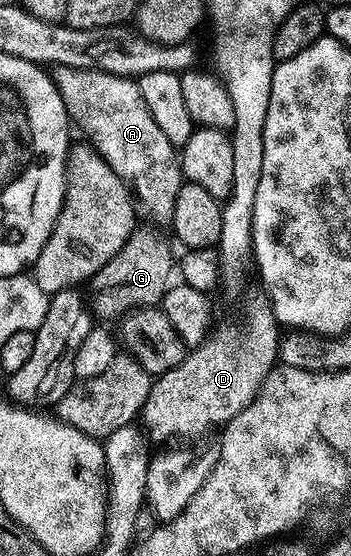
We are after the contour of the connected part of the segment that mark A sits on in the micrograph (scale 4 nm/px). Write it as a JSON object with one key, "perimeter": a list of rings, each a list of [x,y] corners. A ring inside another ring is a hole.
{"perimeter":[[[57,66],[51,72],[53,83],[60,91],[62,101],[68,110],[68,118],[89,135],[91,146],[118,173],[118,177],[128,184],[139,210],[149,219],[149,224],[171,224],[174,217],[174,201],[178,201],[178,189],[182,182],[180,157],[177,148],[166,141],[162,129],[158,129],[154,117],[150,117],[150,109],[146,109],[146,101],[140,92],[140,84],[135,78],[126,75],[111,75],[106,71],[97,71],[90,67]]]}

